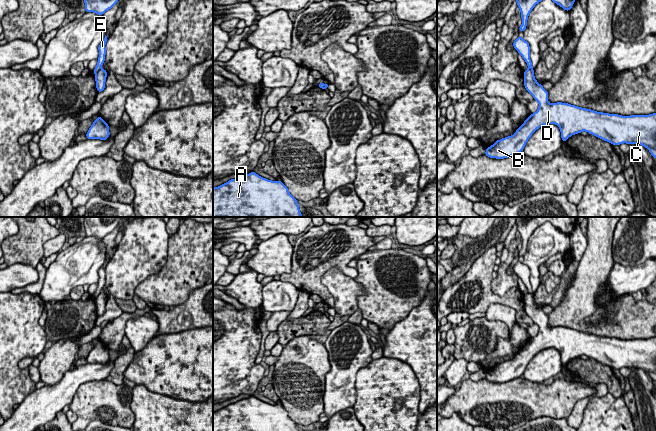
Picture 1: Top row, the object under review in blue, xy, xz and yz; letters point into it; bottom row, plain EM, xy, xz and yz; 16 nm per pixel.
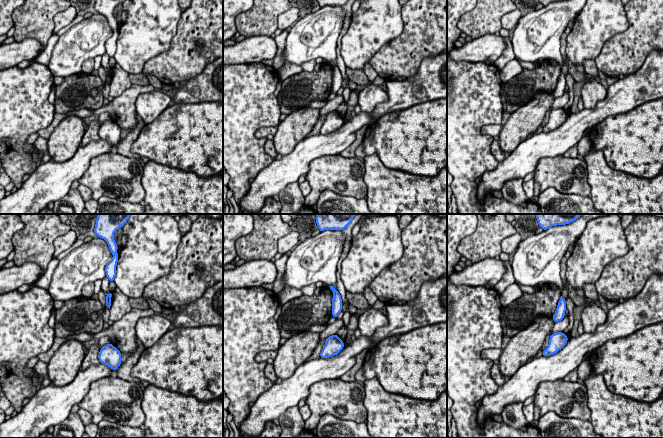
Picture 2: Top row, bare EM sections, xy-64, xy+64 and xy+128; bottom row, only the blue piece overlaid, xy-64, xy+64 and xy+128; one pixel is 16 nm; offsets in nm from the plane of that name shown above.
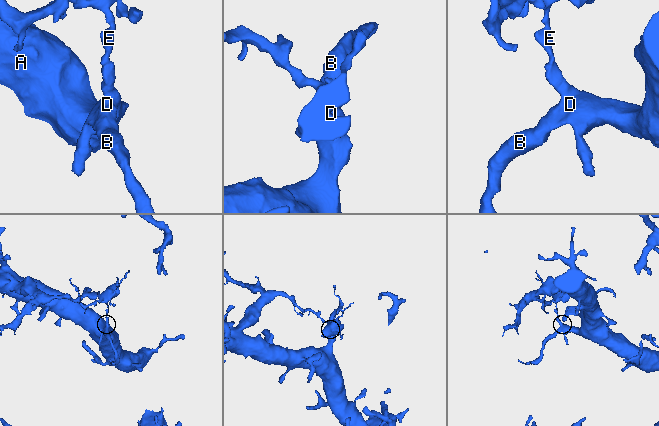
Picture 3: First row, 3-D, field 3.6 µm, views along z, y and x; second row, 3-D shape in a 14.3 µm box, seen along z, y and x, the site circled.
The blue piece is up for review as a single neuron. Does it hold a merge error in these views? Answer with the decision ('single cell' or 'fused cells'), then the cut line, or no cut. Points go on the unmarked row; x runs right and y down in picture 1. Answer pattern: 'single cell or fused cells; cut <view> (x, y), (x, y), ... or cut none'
fused cells; cut xy (100, 292), (95, 298)

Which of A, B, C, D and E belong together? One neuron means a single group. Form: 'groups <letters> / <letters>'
groups A B C D / E

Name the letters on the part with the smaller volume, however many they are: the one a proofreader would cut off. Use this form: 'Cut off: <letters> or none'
Cut off: E

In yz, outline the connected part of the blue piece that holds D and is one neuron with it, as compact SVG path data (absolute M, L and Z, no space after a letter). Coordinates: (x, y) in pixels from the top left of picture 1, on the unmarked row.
M533 293L524 295L524 310L538 325L538 334L512 360L497 364L486 372L486 380L504 383L519 378L537 353L547 348L556 348L560 352L563 366L574 358L586 355L617 370L622 367L641 368L656 382L656 337L622 340L568 327L549 327L549 318L536 305Z

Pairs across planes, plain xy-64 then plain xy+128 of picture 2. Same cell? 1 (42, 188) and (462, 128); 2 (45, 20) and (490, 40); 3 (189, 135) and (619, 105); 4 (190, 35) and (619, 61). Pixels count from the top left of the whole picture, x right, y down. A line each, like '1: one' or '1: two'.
1: two
2: two
3: two
4: one

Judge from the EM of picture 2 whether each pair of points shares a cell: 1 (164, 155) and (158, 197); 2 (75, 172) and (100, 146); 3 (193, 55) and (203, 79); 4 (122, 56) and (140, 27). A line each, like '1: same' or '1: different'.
1: different
2: same
3: different
4: same

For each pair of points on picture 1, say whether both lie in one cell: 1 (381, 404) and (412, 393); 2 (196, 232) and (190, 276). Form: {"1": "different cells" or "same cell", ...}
{"1": "same cell", "2": "same cell"}

